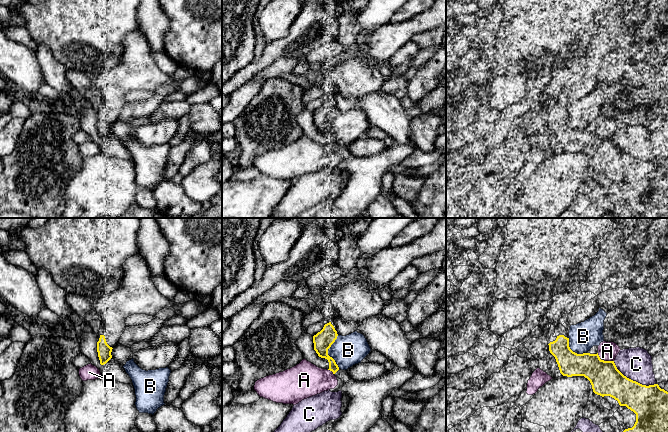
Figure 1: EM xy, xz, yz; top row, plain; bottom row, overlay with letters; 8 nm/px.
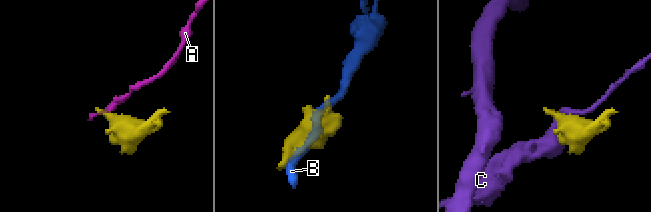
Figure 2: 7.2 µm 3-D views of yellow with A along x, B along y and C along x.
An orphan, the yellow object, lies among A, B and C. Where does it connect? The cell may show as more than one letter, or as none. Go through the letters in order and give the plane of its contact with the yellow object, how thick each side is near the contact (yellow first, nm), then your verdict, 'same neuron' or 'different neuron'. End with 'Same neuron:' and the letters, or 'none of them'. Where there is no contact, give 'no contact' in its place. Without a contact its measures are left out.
A: yz | 260/160 nm | different neuron
B: xz | 150/240 nm | different neuron
C: yz | 280/260 nm | different neuron
Same neuron: none of them

